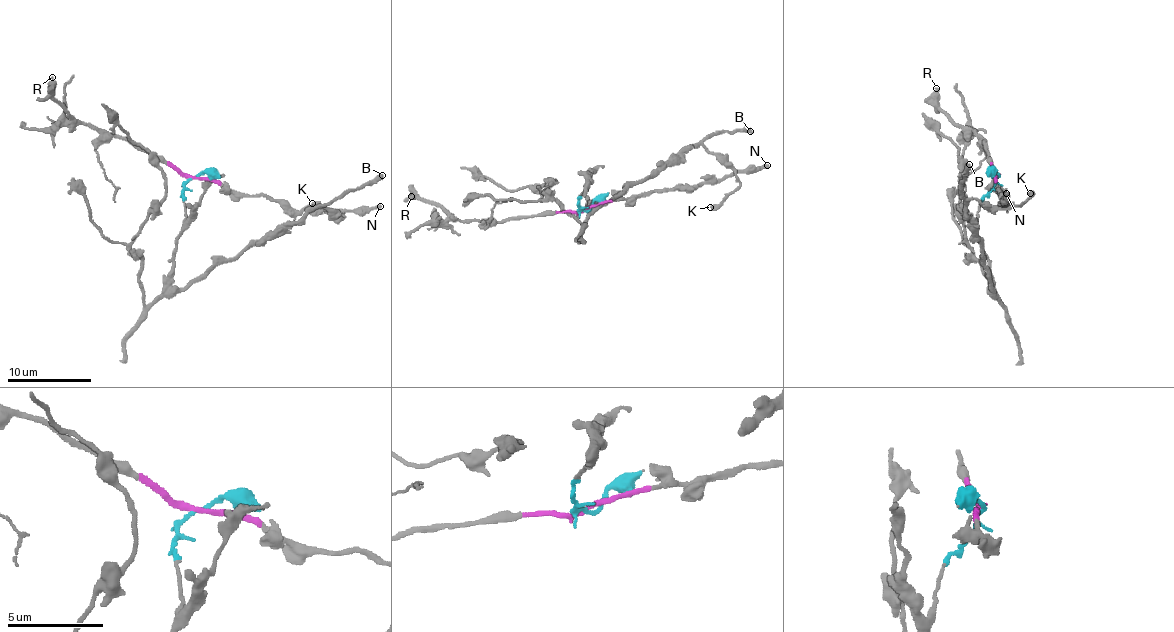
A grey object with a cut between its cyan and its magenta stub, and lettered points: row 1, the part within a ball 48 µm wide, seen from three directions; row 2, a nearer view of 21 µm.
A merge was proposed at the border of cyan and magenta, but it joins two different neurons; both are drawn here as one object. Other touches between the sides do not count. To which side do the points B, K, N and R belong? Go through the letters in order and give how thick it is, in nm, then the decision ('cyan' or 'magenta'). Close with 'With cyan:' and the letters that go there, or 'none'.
B: calibre 420 nm; cyan
K: calibre 440 nm; cyan
N: calibre 280 nm; magenta
R: calibre 440 nm; magenta
With cyan: B, K

